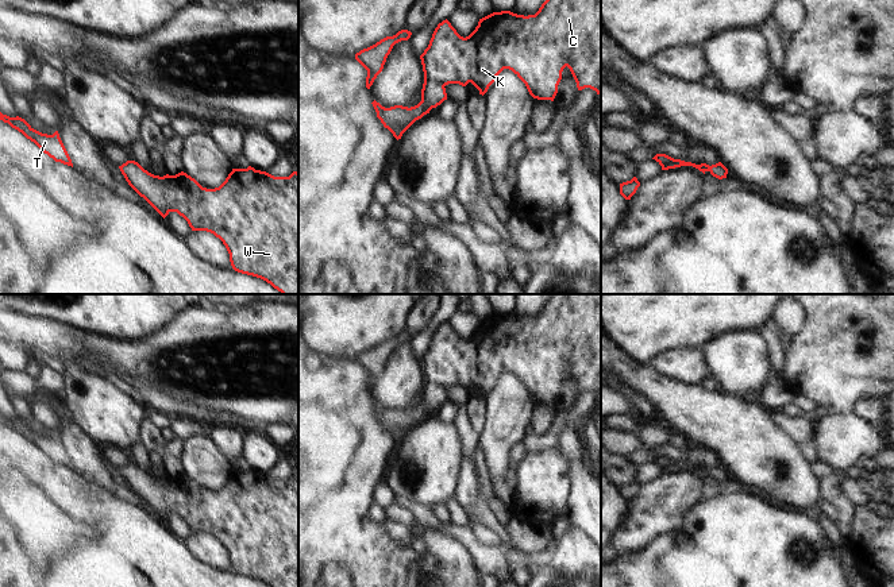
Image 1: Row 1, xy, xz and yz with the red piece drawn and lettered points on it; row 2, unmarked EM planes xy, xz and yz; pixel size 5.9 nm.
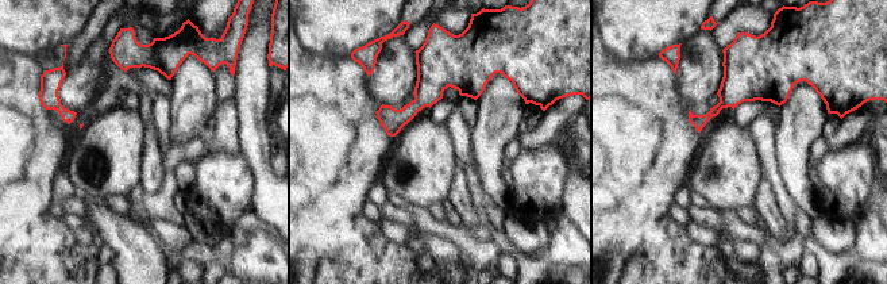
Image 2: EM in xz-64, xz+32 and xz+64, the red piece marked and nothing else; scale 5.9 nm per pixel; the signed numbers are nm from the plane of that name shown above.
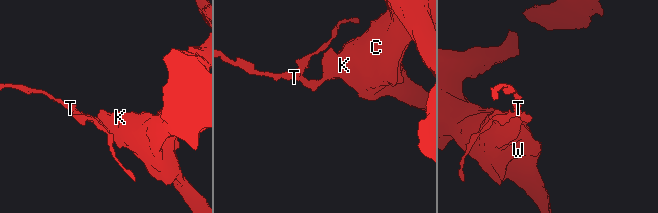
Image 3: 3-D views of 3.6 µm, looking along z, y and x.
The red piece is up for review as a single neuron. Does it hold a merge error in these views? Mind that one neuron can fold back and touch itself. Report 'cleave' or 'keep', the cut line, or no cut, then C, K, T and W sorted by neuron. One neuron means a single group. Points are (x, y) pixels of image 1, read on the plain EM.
keep | no cut | C K T W

